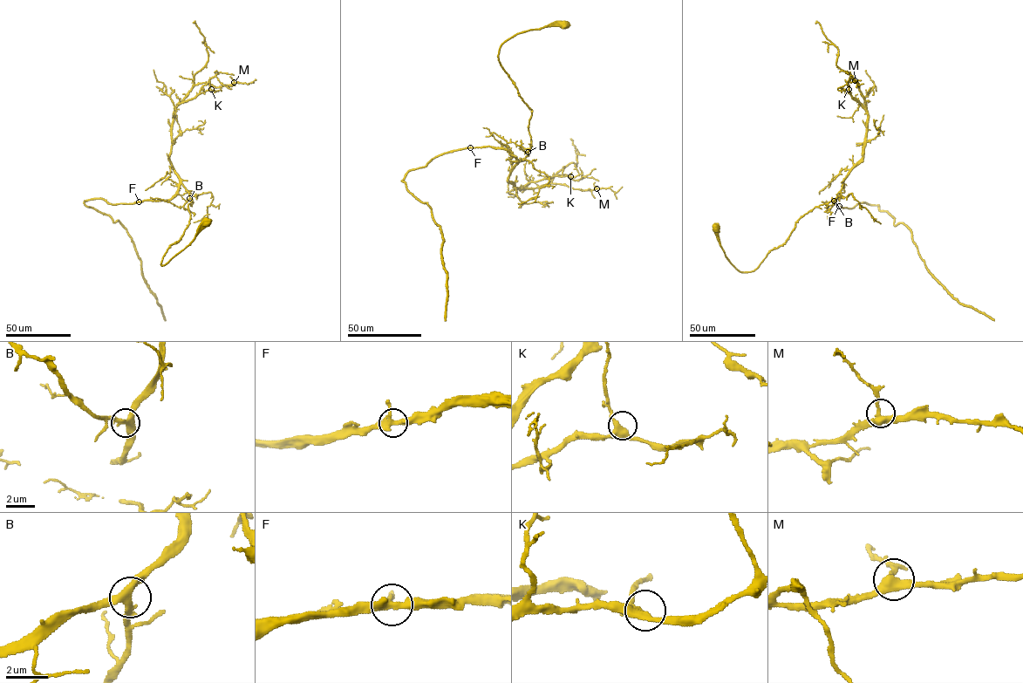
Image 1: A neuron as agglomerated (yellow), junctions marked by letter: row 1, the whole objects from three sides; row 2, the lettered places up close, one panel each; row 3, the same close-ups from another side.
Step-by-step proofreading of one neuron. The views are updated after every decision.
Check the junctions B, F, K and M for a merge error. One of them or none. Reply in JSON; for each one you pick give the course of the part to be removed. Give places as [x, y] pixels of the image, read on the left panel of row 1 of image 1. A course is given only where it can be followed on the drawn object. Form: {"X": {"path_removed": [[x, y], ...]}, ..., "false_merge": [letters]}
{"false_merge": []}

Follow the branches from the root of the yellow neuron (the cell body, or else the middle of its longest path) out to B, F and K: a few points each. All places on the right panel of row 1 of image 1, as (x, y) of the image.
B: (715, 227), (719, 244), (730, 263), (740, 271), (751, 271), (771, 250), (785, 243), (800, 218), (834, 201)
F: (715, 227), (730, 263), (751, 271), (785, 243), (796, 221), (832, 201), (842, 186), (834, 202), (839, 206)
K: (715, 227), (730, 263), (751, 271), (785, 243), (800, 218), (835, 198), (865, 145), (868, 112), (849, 89)

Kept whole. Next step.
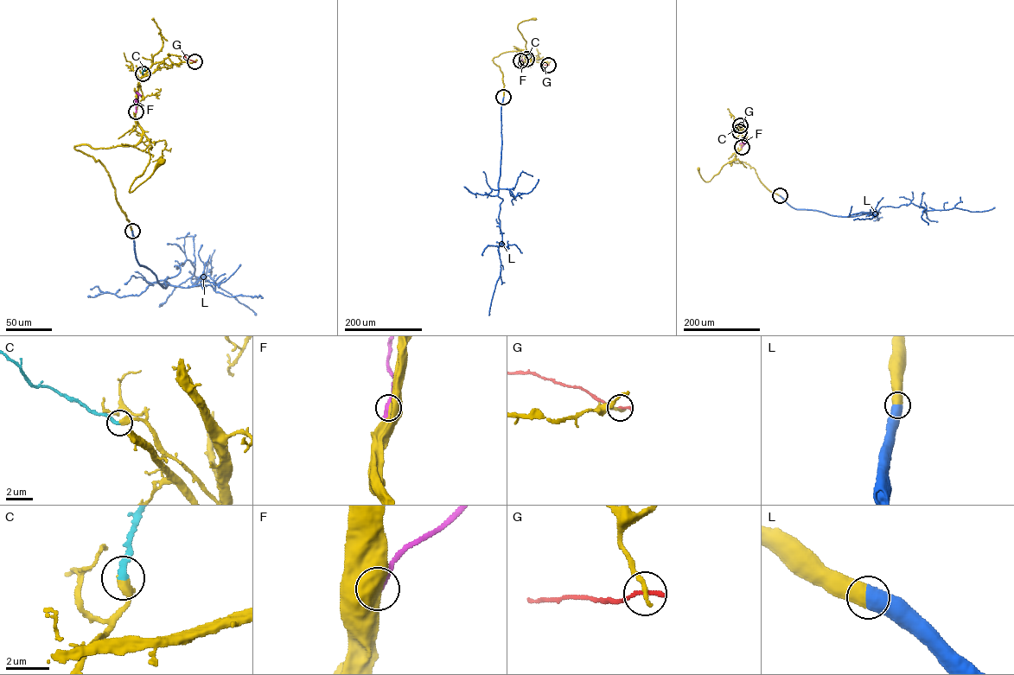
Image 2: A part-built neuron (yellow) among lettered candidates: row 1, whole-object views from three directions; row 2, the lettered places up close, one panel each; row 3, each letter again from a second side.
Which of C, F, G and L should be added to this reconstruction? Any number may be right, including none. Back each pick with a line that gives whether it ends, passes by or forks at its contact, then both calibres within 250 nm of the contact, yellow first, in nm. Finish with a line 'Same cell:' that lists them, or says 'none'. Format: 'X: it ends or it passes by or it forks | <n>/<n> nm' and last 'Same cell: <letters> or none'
C: it ends | 440/300 nm
L: it ends | 650/650 nm
Same cell: C, L

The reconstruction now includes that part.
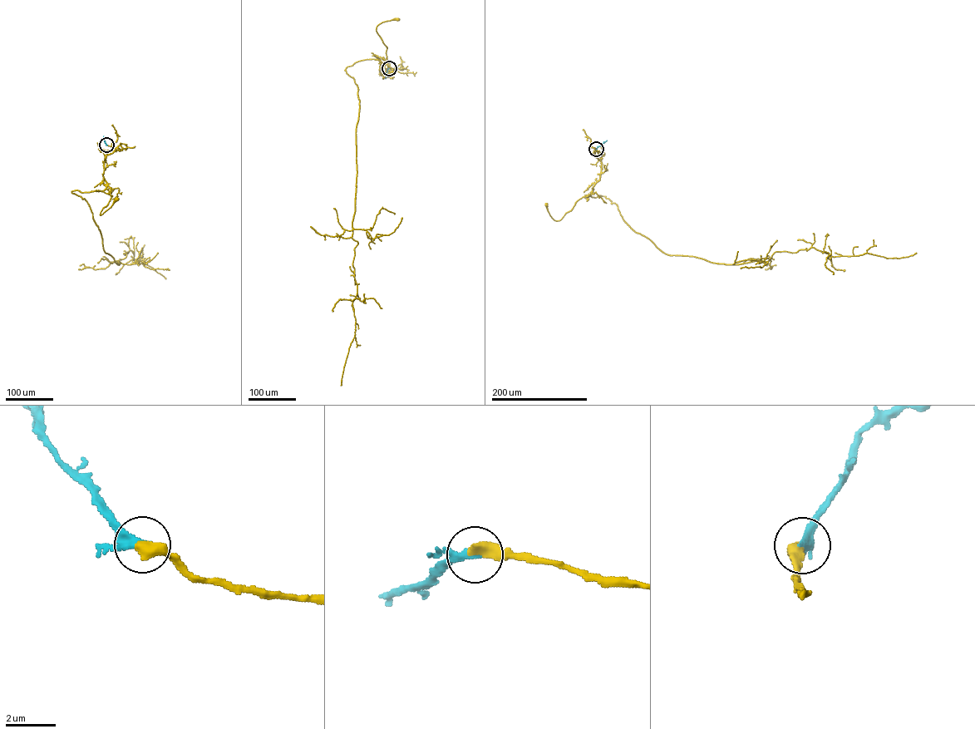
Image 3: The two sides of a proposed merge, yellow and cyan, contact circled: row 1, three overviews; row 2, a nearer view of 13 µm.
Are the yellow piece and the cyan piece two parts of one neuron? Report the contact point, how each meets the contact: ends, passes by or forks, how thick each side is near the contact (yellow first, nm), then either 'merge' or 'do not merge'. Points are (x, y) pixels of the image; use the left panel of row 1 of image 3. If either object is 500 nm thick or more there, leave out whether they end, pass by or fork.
at (106, 145); 500 nm thick on the yellow side, 280 nm on the other; merge

